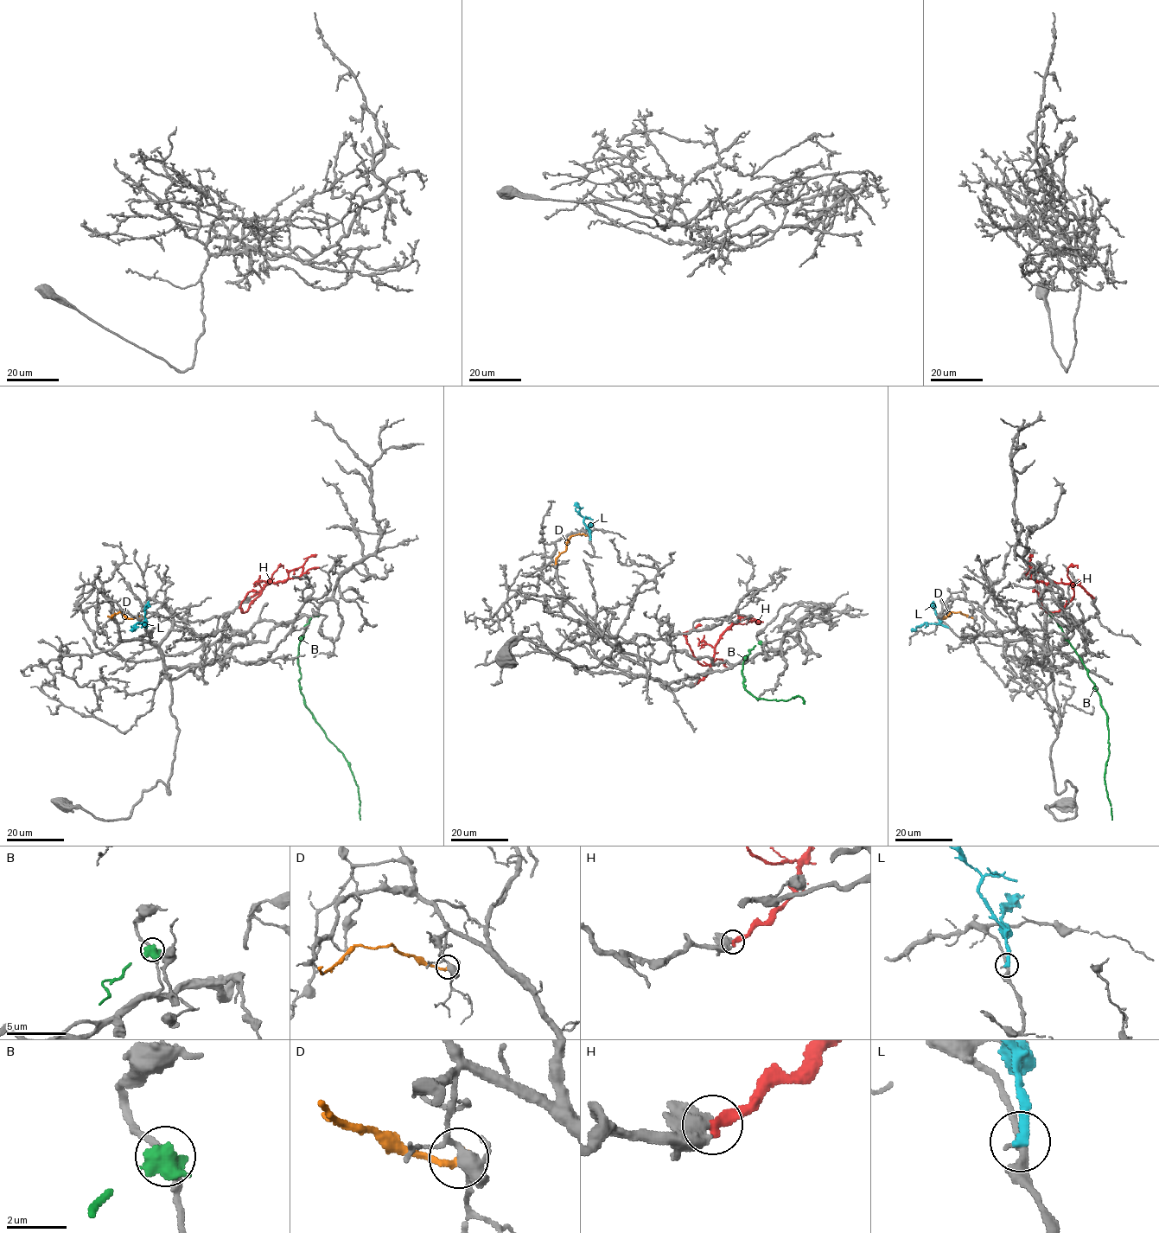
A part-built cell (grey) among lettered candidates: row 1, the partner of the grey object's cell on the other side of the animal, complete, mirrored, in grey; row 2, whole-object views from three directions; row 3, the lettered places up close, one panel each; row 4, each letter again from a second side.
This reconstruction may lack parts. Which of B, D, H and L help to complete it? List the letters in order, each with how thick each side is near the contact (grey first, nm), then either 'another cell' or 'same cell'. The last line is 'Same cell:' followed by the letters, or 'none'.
B: 200/750 nm | another cell
D: 340/280 nm | another cell
H: 550/340 nm | same cell
L: 240/320 nm | another cell
Same cell: H

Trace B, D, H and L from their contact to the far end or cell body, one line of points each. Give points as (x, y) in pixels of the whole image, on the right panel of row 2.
B: (1051, 613), (1085, 666), (1106, 713), (1109, 754), (1104, 778), (1112, 820)
D: (974, 617), (951, 612), (943, 617)
H: (1092, 597), (1078, 584), (1045, 583), (1026, 578), (1030, 554)
L: (948, 627), (926, 622), (911, 630)

